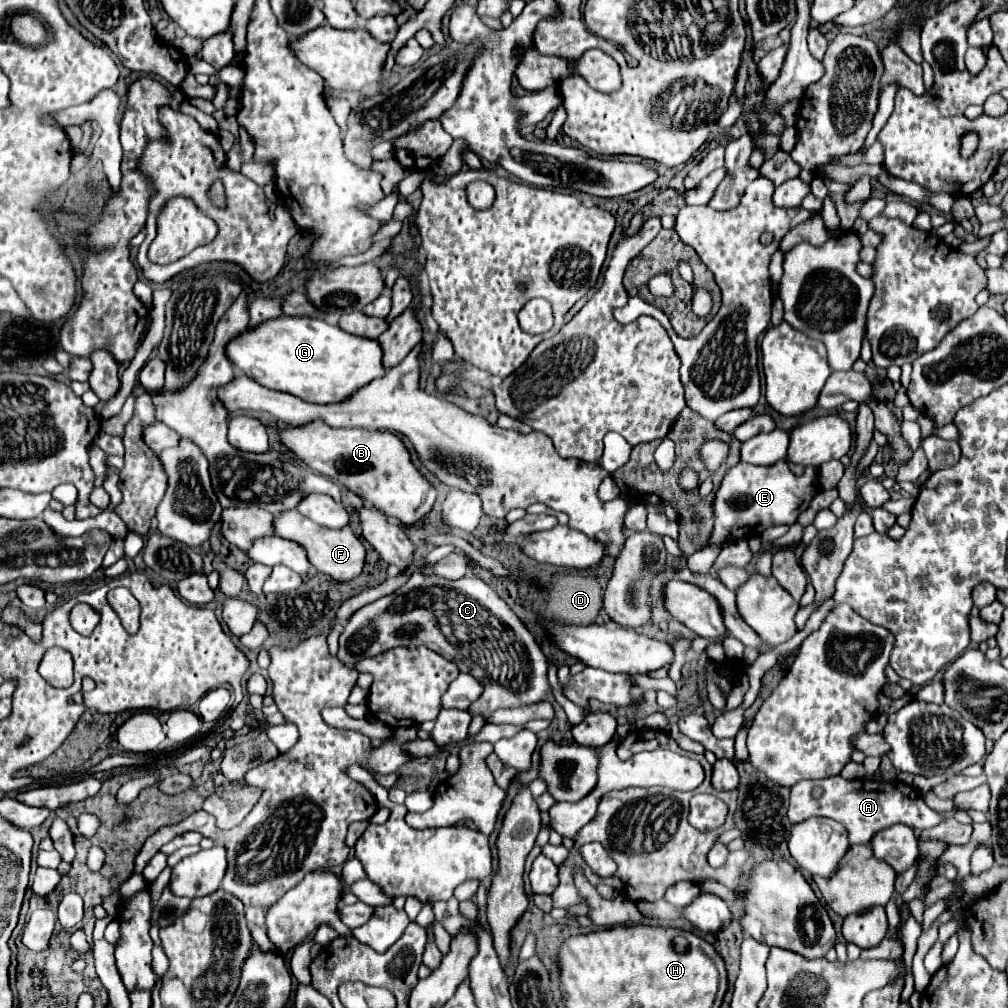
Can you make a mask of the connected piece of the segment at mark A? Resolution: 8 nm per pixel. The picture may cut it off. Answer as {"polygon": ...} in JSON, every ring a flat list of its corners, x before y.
{"polygon":[[831,776,831,778,823,778,823,780,801,780,799,784,795,784,791,788,791,796,789,796,789,820,791,822,801,822,809,816,825,816,831,820,841,822,847,828,847,834,851,838,851,844,869,844,869,840,873,838,873,834,877,830,883,830,891,824,905,824,909,828,915,830,929,830,937,824,943,822,943,816,933,812,925,802,923,796,915,790,909,788,907,784,903,784,903,788,899,784,887,784,887,782,875,782,875,780,845,780,843,776]]}

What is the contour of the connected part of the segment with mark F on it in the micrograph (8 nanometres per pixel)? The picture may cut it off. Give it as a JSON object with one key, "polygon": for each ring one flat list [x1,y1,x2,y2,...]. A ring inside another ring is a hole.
{"polygon":[[291,508,291,510,283,510,283,512,275,514,273,530,275,530,277,536,281,536,285,540,293,540,299,546,303,546,303,550,307,552,309,562,313,564,313,568,317,572,333,576,335,580,351,580,351,578,359,576,361,570,363,570,365,548,355,538,355,534,353,534,353,530,349,526,345,526,345,528,319,526,319,524,307,520,303,514,299,514,297,508]]}

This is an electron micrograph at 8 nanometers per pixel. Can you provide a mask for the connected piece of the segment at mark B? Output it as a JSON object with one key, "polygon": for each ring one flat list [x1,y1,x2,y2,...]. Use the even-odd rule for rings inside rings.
{"polygon":[[313,420,303,426,283,426,279,430,283,446,293,452,315,472,339,480,341,486,355,492,379,512,413,524,421,520,433,506,437,492,411,464,409,452,399,436,363,428,331,428,323,420]]}

